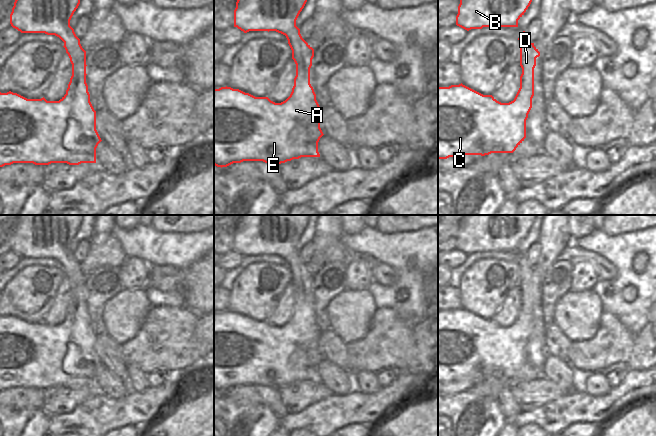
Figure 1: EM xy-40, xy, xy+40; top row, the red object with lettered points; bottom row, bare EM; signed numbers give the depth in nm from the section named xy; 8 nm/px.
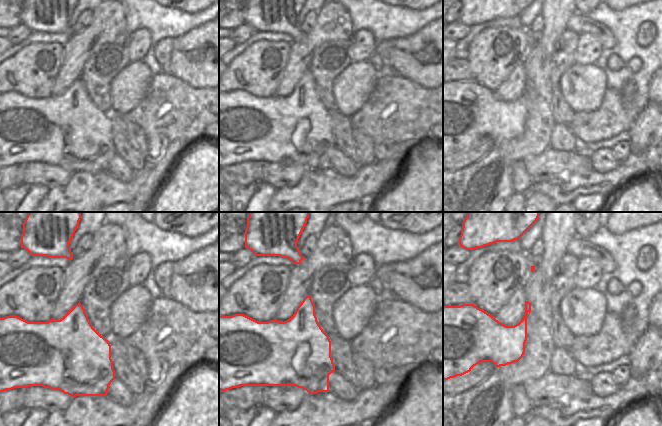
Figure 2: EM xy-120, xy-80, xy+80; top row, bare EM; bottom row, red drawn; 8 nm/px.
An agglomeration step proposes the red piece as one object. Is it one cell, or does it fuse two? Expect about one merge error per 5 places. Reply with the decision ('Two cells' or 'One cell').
One cell.

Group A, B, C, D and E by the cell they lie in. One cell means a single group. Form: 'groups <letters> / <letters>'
groups A B C D E

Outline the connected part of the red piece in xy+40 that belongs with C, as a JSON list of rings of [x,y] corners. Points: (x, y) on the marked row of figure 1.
[[[523,31],[520,42],[520,88],[513,101],[501,103],[492,95],[483,95],[462,83],[438,87],[438,159],[461,155],[513,153],[526,138],[526,120],[534,96],[534,68],[540,52]]]

